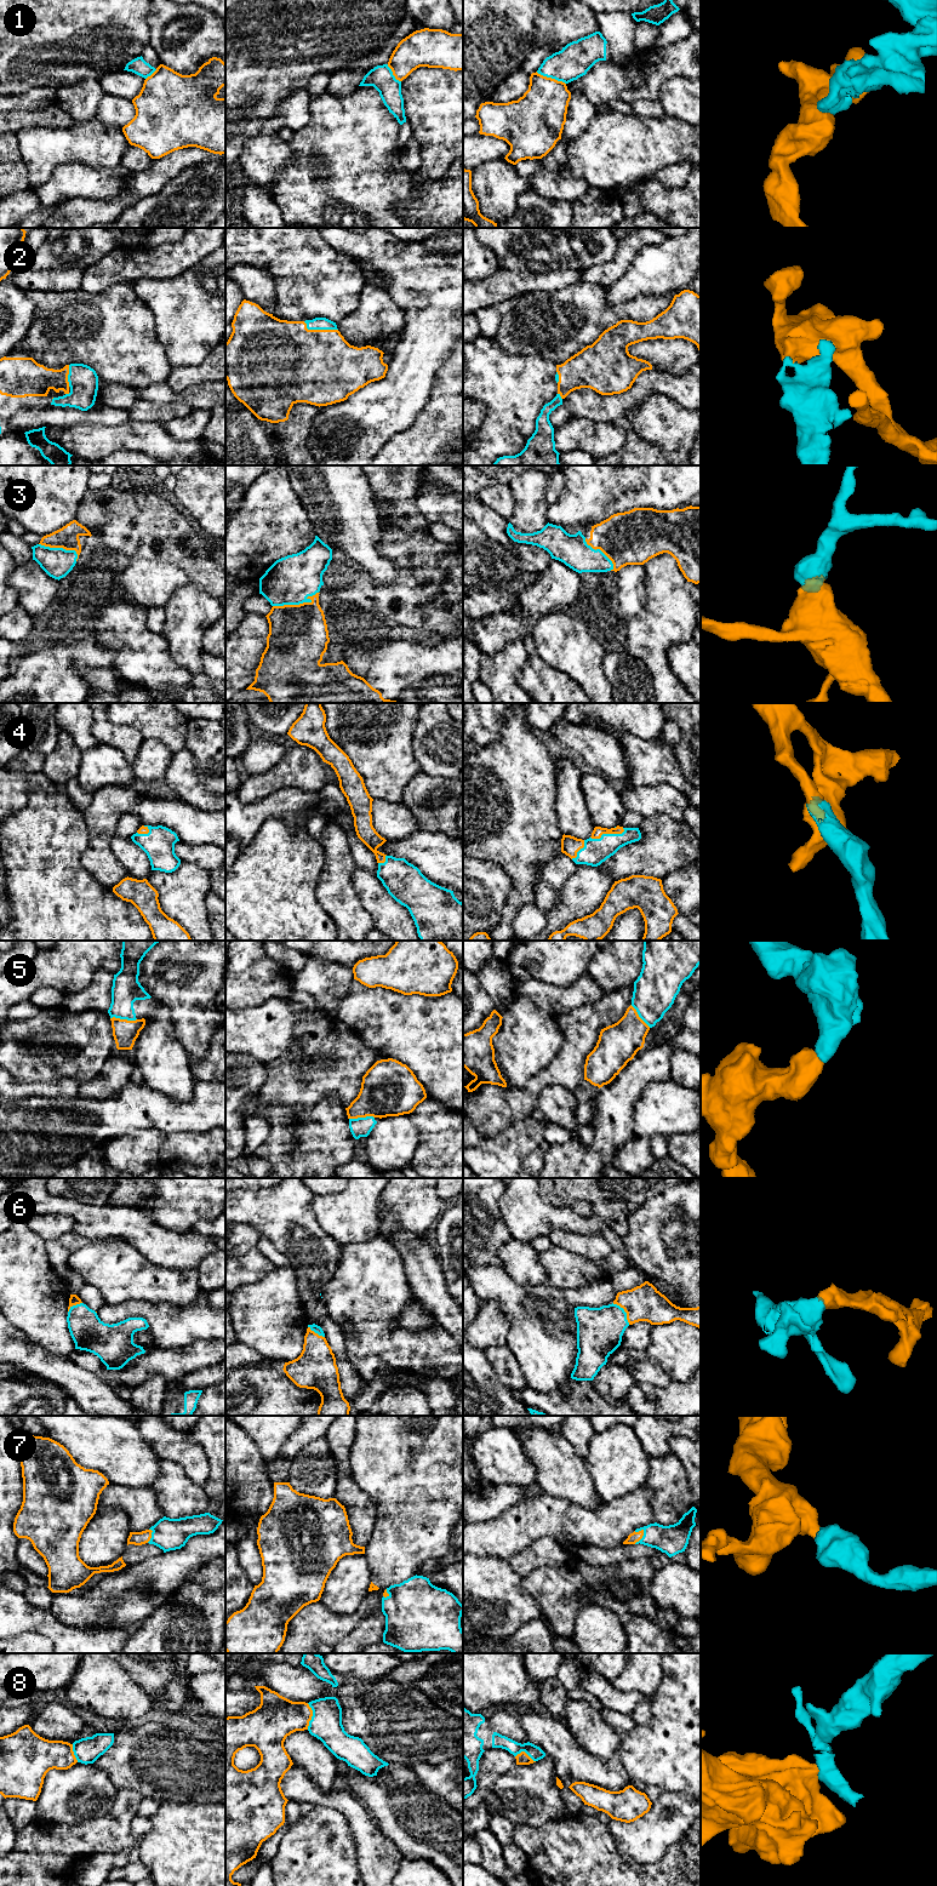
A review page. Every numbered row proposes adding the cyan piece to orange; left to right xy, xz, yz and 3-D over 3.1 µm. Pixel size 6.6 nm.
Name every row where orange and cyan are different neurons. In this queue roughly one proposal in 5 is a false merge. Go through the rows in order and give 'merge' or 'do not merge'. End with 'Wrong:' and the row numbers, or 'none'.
1: do not merge
2: merge
3: merge
4: merge
5: merge
6: merge
7: merge
8: do not merge
Wrong: 1, 8

